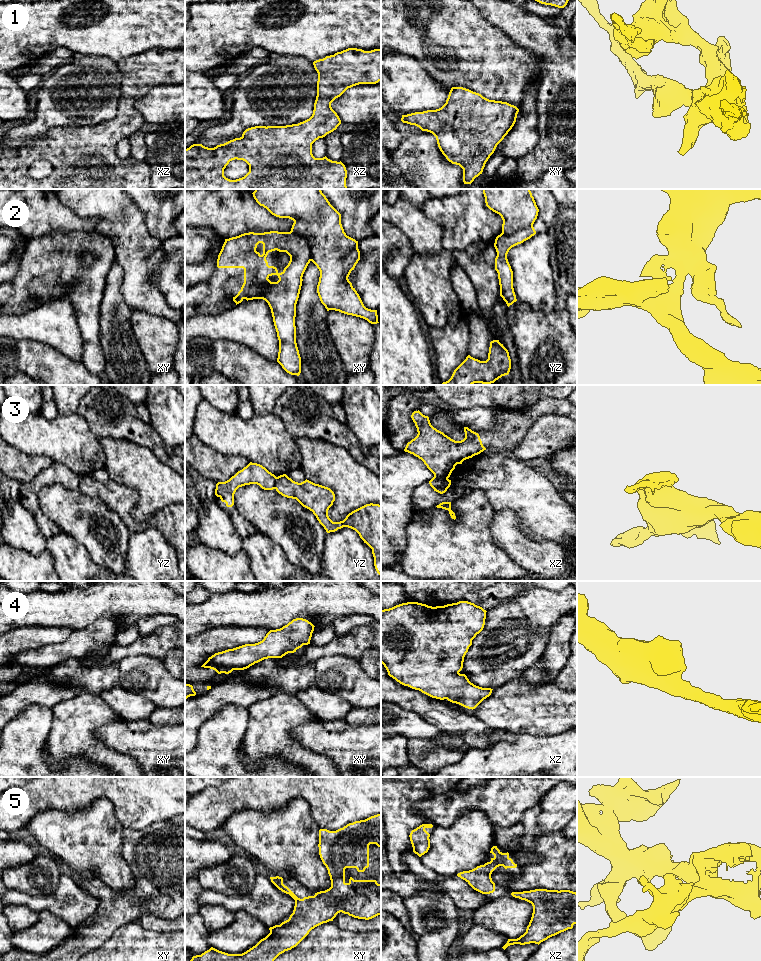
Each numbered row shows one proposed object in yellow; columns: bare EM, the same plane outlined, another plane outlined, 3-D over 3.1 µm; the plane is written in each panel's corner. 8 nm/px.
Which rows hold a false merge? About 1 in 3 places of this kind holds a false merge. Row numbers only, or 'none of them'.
2, 3

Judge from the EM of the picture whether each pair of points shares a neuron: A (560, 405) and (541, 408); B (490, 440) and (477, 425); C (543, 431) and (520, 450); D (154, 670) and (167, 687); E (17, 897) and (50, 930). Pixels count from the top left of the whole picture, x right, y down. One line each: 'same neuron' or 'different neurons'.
A: same neuron
B: different neurons
C: same neuron
D: same neuron
E: different neurons

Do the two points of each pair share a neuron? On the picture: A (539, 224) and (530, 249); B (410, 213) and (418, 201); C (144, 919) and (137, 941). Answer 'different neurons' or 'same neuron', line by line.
A: different neurons
B: different neurons
C: different neurons

